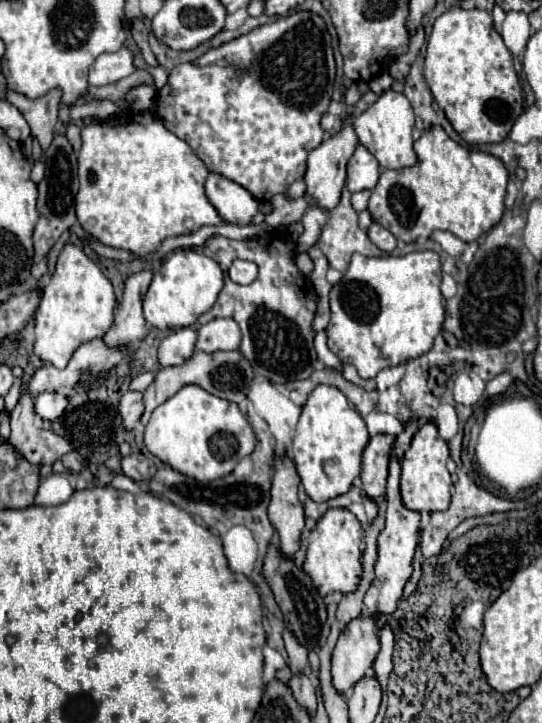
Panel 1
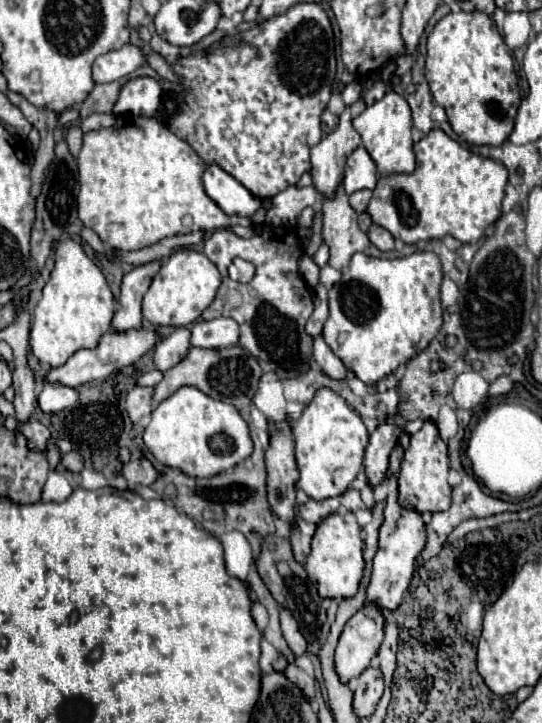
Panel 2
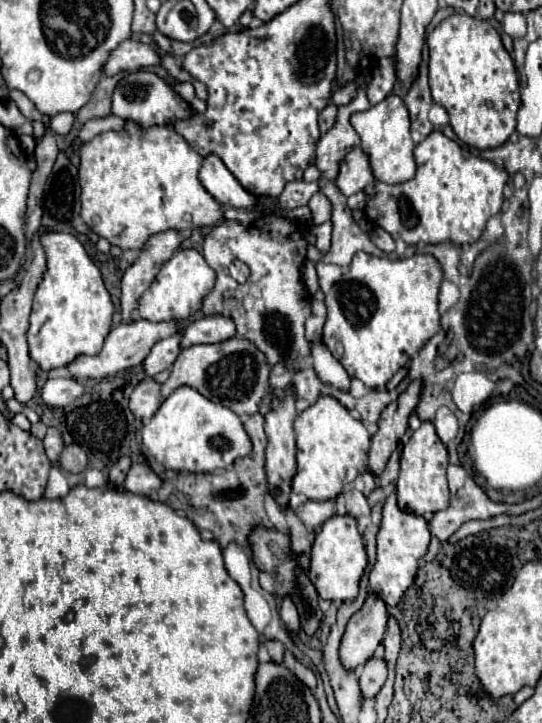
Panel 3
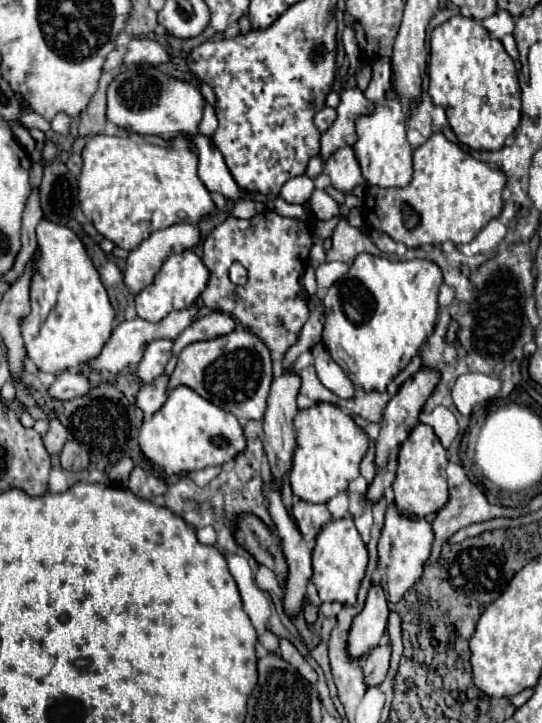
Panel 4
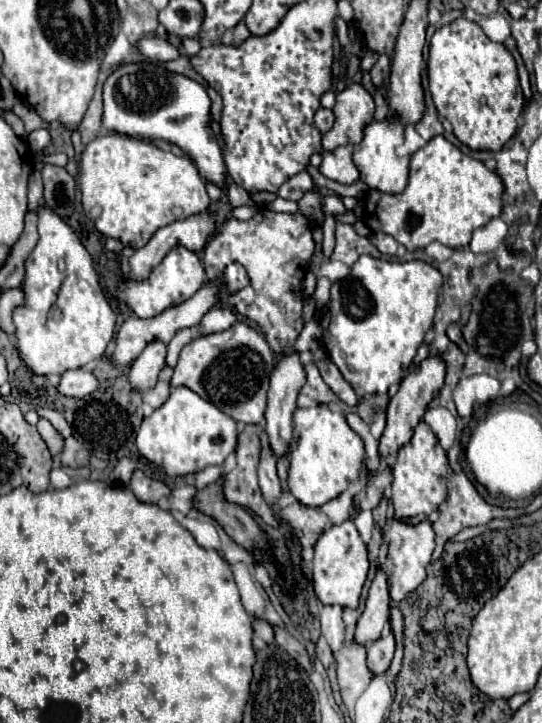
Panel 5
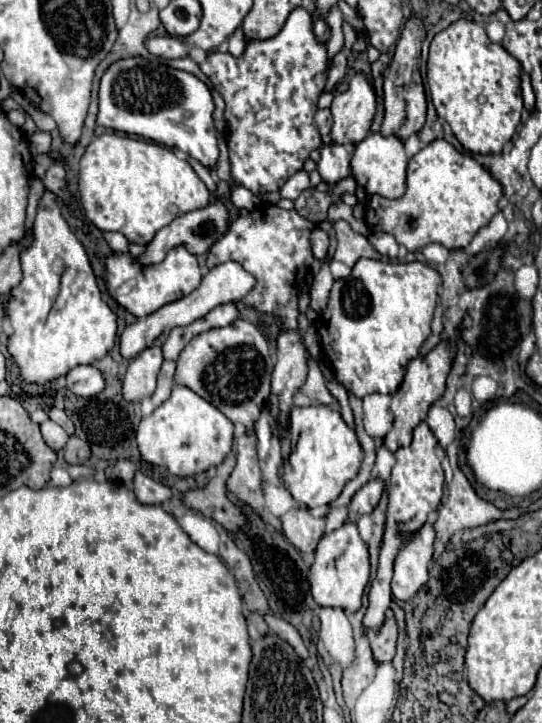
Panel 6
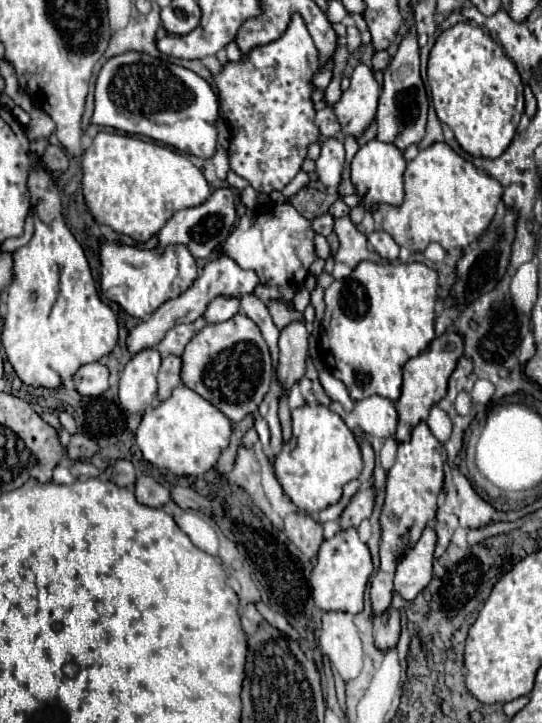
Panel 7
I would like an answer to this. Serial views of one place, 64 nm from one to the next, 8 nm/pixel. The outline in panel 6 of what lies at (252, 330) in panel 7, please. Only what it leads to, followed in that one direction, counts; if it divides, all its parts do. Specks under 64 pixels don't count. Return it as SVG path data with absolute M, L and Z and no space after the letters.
M238 318L226 328L214 328L192 338L180 352L174 382L194 390L232 422L242 422L246 428L252 428L268 402L272 368L274 364L264 334L254 324Z

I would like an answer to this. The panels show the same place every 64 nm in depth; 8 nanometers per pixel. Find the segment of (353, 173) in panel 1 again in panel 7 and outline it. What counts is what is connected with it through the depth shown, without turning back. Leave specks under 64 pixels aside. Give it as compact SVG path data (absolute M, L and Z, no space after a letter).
M328 138L322 144L322 154L316 160L316 174L326 188L336 188L344 170L344 146L338 138Z

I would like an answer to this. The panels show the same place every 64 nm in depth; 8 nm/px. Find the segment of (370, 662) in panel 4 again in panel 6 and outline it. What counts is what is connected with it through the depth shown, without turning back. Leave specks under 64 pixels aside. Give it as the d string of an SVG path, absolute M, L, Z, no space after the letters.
M388 618L378 632L368 634L372 656L378 664L390 662L394 658L394 654L396 654L396 634L398 634L398 630L396 630L394 618Z

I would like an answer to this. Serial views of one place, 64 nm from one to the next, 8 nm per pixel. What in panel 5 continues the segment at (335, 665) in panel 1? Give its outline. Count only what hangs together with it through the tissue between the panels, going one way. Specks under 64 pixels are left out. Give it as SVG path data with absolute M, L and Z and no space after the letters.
M380 570L372 580L368 600L366 600L366 610L356 622L354 642L364 646L368 642L378 640L388 622L388 610L390 610L390 594L386 584L386 574Z

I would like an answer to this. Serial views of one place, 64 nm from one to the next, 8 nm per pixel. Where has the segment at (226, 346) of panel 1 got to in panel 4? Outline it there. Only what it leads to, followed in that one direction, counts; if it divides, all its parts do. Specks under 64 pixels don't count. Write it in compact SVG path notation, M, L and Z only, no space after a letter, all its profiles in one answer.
M210 312L198 320L194 320L176 340L174 340L174 356L168 362L164 374L170 376L174 366L176 366L176 356L192 342L202 342L202 340L210 340L210 338L218 338L222 334L230 334L230 330L236 328L236 322L230 314L224 312Z

